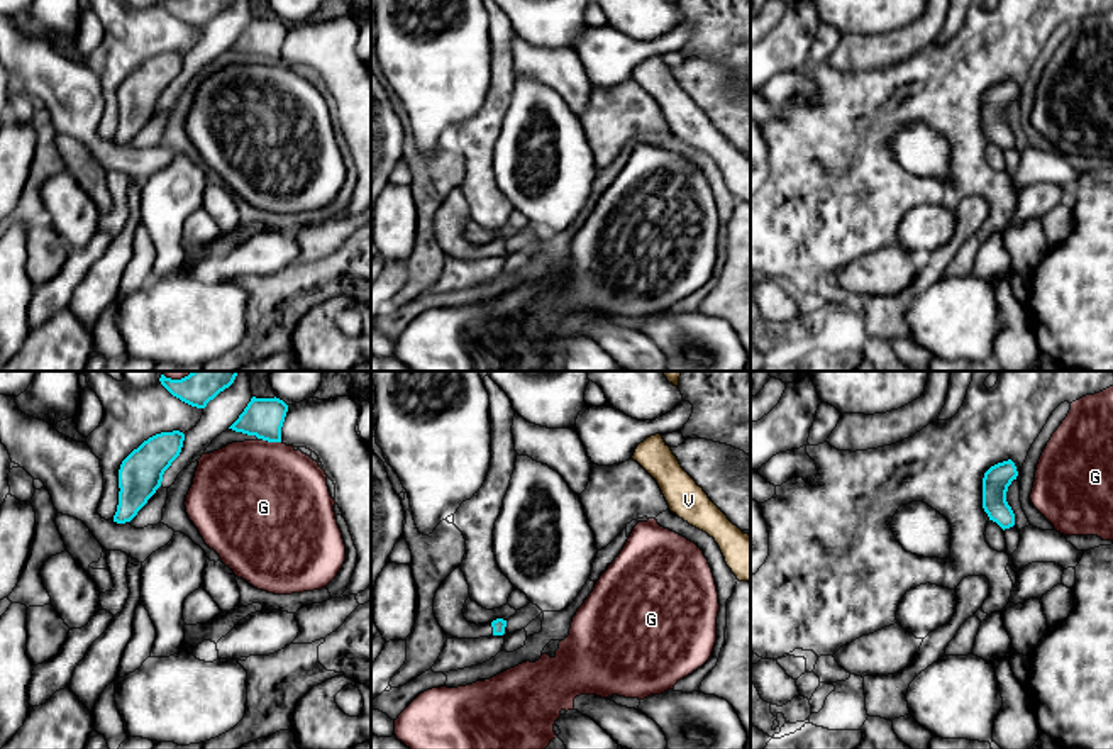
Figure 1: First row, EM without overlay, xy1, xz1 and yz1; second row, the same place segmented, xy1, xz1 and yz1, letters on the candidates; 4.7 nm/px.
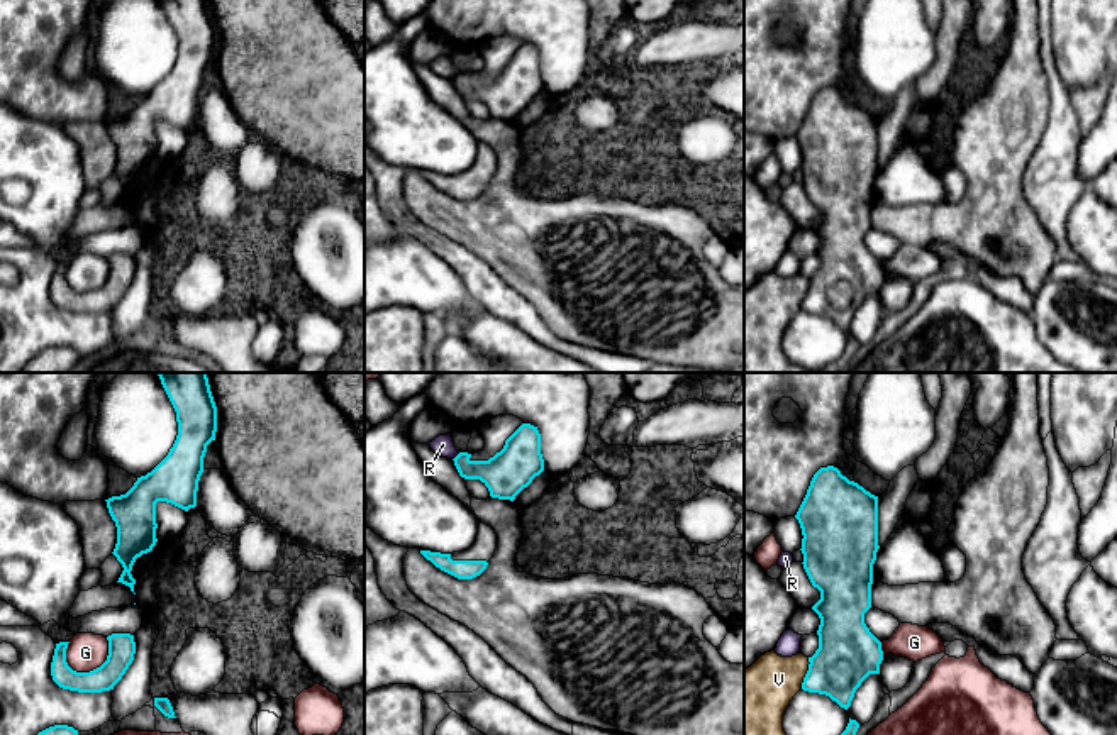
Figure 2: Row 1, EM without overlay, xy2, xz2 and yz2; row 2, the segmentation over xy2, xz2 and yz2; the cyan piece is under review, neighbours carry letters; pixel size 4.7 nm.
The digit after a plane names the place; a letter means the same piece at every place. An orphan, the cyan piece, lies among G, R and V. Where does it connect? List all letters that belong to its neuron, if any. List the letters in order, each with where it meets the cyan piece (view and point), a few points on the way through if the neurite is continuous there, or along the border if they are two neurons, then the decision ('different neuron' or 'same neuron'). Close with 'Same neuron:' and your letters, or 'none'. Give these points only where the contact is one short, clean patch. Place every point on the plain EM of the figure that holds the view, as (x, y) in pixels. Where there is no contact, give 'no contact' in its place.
G: meets cyan in xy2 at (97, 288); different neuron
R: meets cyan in xz2 at (456, 77); different neuron
V: meets cyan in yz2 at (807, 293); different neuron
Same neuron: none

